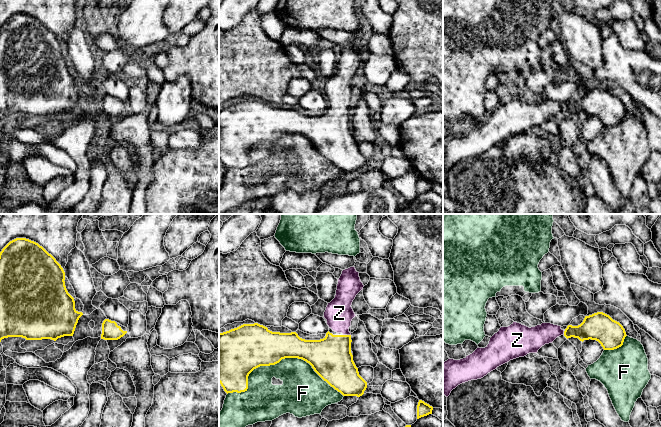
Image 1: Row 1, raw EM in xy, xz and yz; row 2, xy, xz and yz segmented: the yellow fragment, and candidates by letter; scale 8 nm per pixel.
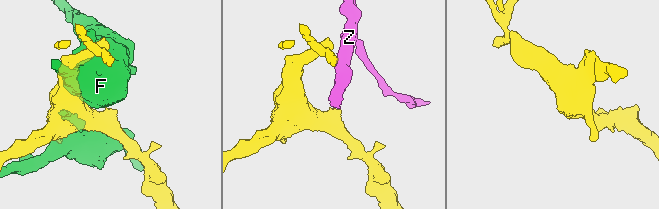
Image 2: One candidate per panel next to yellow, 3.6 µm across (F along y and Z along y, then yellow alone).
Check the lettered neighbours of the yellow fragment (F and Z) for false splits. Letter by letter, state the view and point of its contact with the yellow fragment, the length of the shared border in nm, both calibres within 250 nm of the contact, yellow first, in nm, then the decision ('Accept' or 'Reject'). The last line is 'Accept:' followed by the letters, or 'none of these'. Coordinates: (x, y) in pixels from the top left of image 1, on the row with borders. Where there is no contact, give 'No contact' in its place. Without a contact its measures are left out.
F: Touches yellow at xz (280, 360). Shared border 950 nm. Thickness 360 nm (yellow) against 300 nm. Reject
Z: Touches yellow at xz (347, 335). Shared border 60 nm. Thickness 340 nm (yellow) against 220 nm. Accept
Accept: Z

